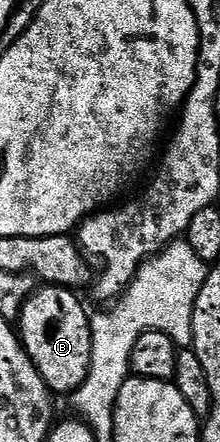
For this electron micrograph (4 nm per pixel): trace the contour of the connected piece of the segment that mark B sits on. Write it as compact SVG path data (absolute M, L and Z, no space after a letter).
M40 285L30 298L25 299L20 309L18 334L24 351L38 369L49 392L57 396L76 391L86 379L90 365L90 311L80 304L76 295L79 294L67 287Z

